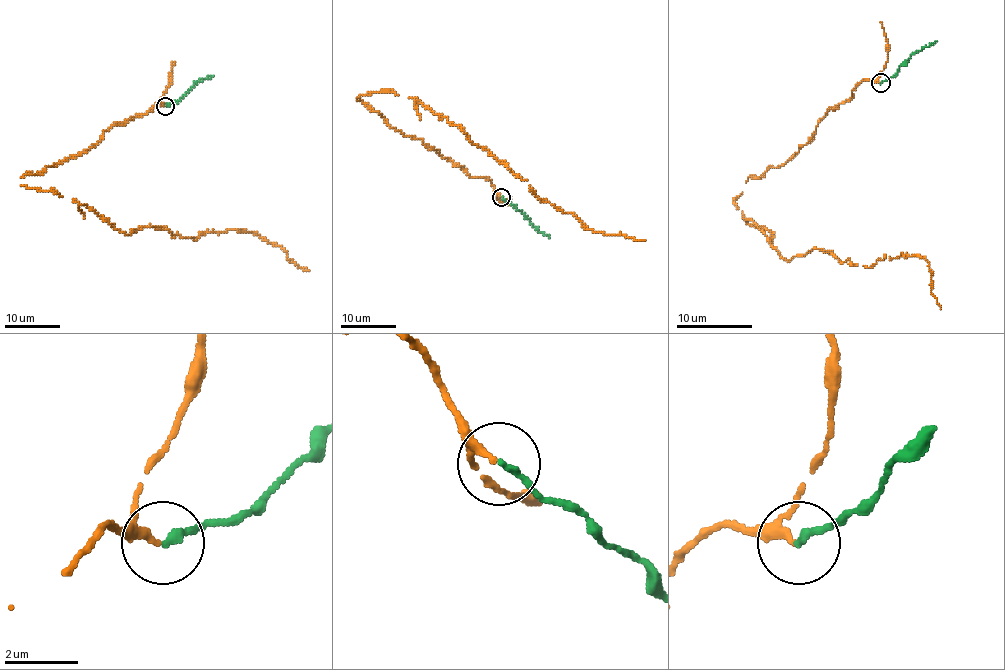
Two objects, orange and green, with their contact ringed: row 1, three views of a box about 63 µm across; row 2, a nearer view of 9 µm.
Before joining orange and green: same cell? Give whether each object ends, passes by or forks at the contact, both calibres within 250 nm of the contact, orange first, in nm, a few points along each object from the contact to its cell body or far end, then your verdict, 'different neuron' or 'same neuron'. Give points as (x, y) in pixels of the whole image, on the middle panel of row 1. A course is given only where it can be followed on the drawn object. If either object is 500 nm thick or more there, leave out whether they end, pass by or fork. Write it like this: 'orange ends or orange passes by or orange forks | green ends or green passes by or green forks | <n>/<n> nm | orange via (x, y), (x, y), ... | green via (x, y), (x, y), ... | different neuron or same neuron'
orange passes by | green ends | 160/180 nm | orange via (500, 197), (484, 176), (403, 135), (356, 97), (414, 97), (503, 160), (540, 200), (596, 233), (644, 241) | green via (502, 197), (550, 237) | same neuron

